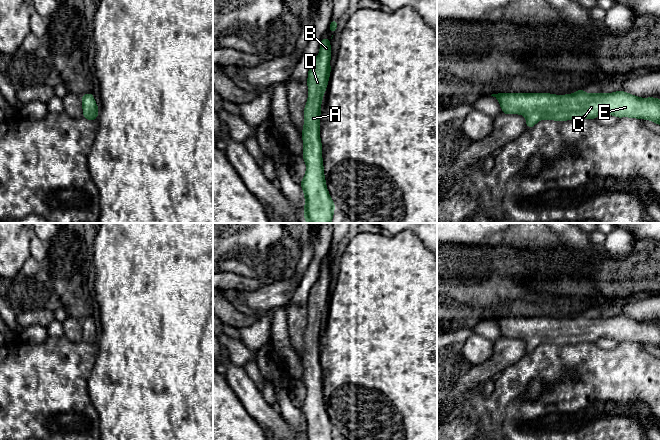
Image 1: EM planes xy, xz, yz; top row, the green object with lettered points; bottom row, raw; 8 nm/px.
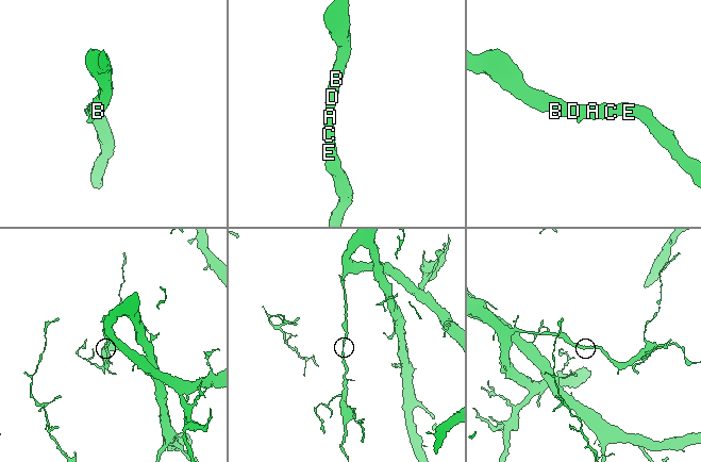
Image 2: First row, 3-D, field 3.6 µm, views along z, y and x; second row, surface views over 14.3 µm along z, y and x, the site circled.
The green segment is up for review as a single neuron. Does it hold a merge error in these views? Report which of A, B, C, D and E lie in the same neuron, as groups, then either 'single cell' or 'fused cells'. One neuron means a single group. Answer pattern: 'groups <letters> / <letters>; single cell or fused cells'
groups A B C D E; single cell

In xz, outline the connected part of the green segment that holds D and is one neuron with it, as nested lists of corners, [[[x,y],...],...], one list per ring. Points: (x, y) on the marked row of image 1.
[[[332,37],[330,39],[321,39],[319,54],[308,71],[308,101],[304,109],[304,127],[301,134],[304,143],[302,158],[306,162],[306,174],[300,183],[305,196],[303,214],[307,223],[331,223],[335,209],[335,204],[326,187],[322,160],[322,143],[320,140],[320,105],[331,71],[329,64],[332,53],[330,47],[331,39]]]

